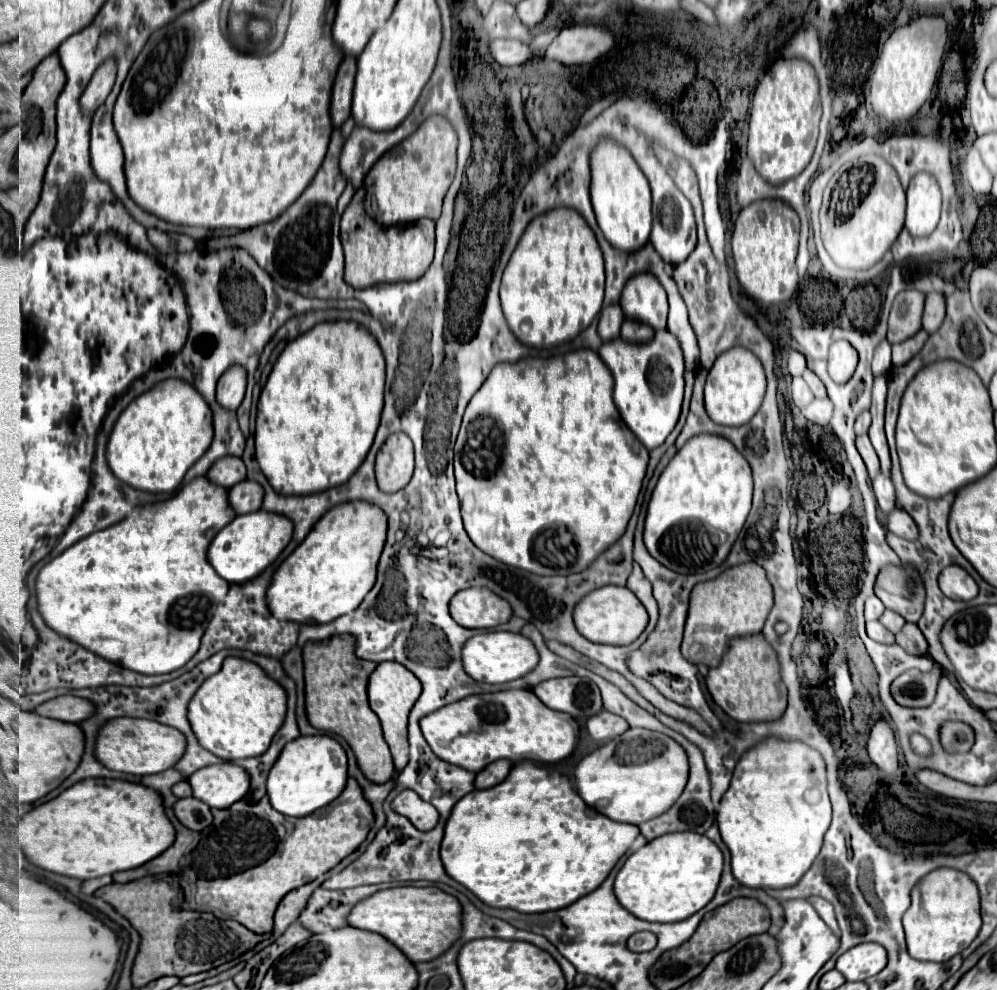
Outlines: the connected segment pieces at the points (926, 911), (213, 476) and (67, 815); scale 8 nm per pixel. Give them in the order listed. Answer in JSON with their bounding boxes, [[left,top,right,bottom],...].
[[904,869,980,963],[206,457,246,489],[16,779,174,881]]

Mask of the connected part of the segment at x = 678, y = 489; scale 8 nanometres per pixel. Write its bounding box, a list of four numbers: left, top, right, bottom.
[644,435,752,573]

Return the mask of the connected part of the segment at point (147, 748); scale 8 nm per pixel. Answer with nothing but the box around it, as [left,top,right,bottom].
[94,719,186,775]

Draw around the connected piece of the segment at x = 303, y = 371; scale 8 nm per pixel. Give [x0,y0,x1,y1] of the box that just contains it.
[256,321,384,495]

